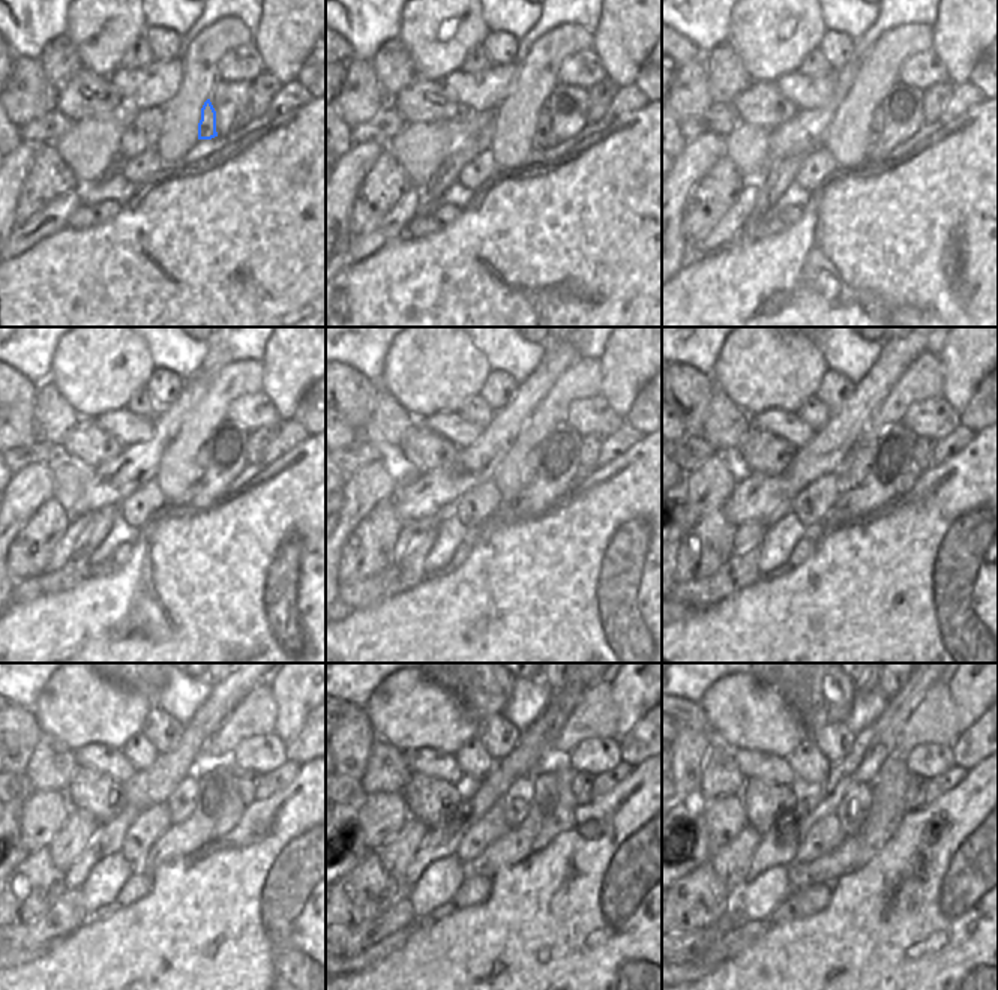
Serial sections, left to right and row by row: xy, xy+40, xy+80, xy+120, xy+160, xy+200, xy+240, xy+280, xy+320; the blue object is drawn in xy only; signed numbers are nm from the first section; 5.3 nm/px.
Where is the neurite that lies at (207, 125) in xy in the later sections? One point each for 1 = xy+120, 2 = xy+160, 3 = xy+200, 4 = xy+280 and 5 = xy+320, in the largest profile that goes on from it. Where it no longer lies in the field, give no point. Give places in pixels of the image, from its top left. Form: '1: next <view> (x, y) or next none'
1: next xy+120 (201, 458)
2: next xy+160 (532, 461)
3: next xy+200 (854, 468)
4: next xy+280 (517, 801)
5: next xy+320 (856, 803)

